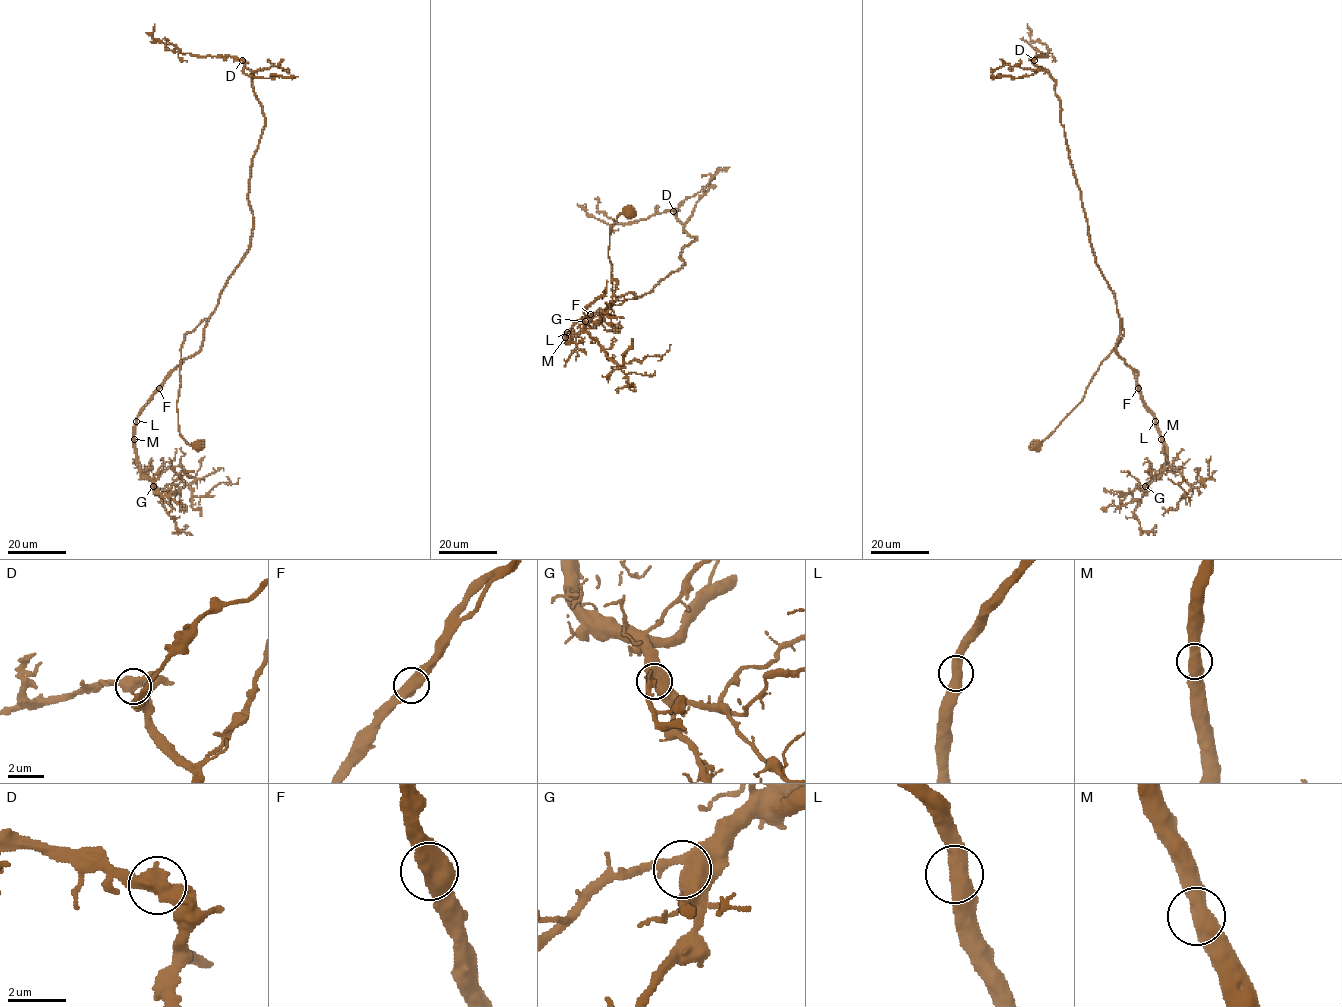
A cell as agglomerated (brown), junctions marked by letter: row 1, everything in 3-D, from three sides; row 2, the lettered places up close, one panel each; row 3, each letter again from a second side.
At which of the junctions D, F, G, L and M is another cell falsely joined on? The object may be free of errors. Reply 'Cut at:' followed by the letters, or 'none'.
Cut at: none

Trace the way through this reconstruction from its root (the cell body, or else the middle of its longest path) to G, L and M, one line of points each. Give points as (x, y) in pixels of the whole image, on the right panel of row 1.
G: (1035, 446), (1081, 401), (1122, 337), (1122, 319), (1116, 351), (1133, 371), (1166, 454), (1162, 471), (1145, 486)
L: (1035, 446), (1081, 401), (1122, 337), (1122, 319), (1116, 351), (1133, 371), (1141, 401), (1155, 421)
M: (1035, 446), (1081, 401), (1122, 337), (1122, 319), (1116, 351), (1133, 371), (1161, 439)

